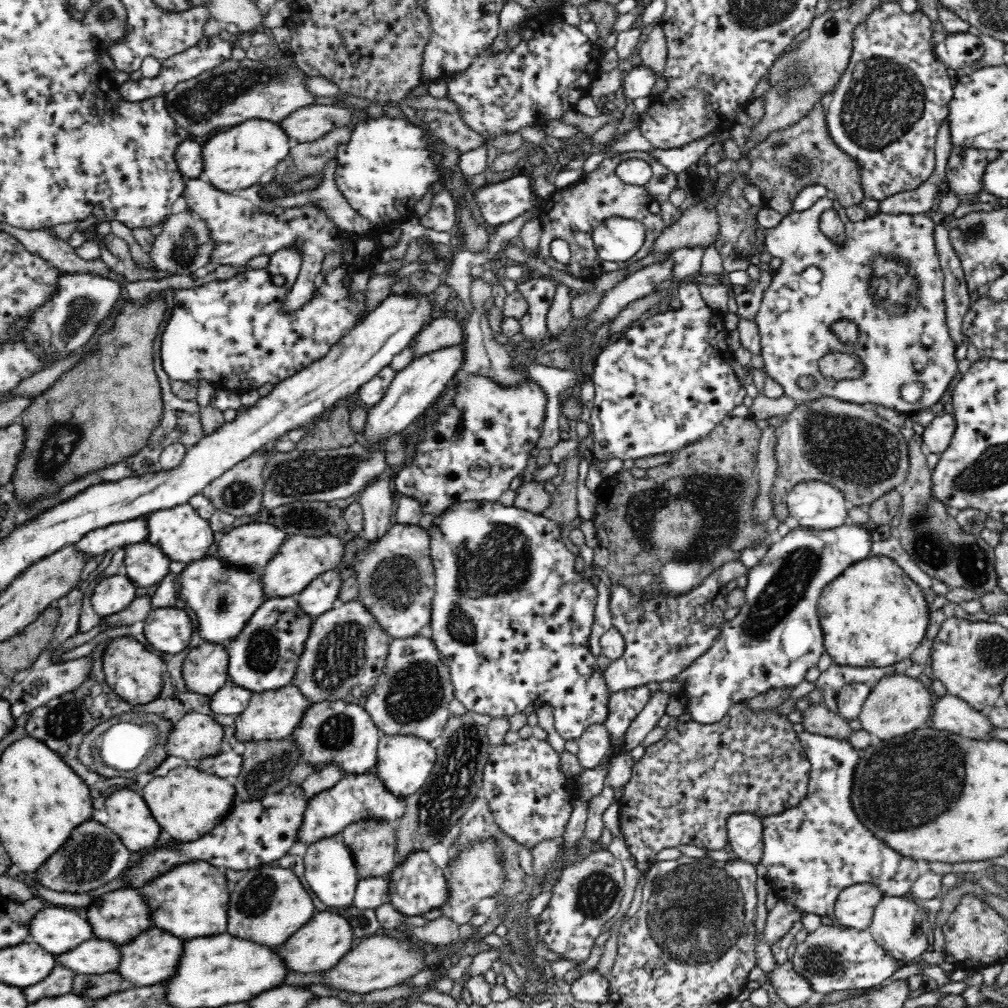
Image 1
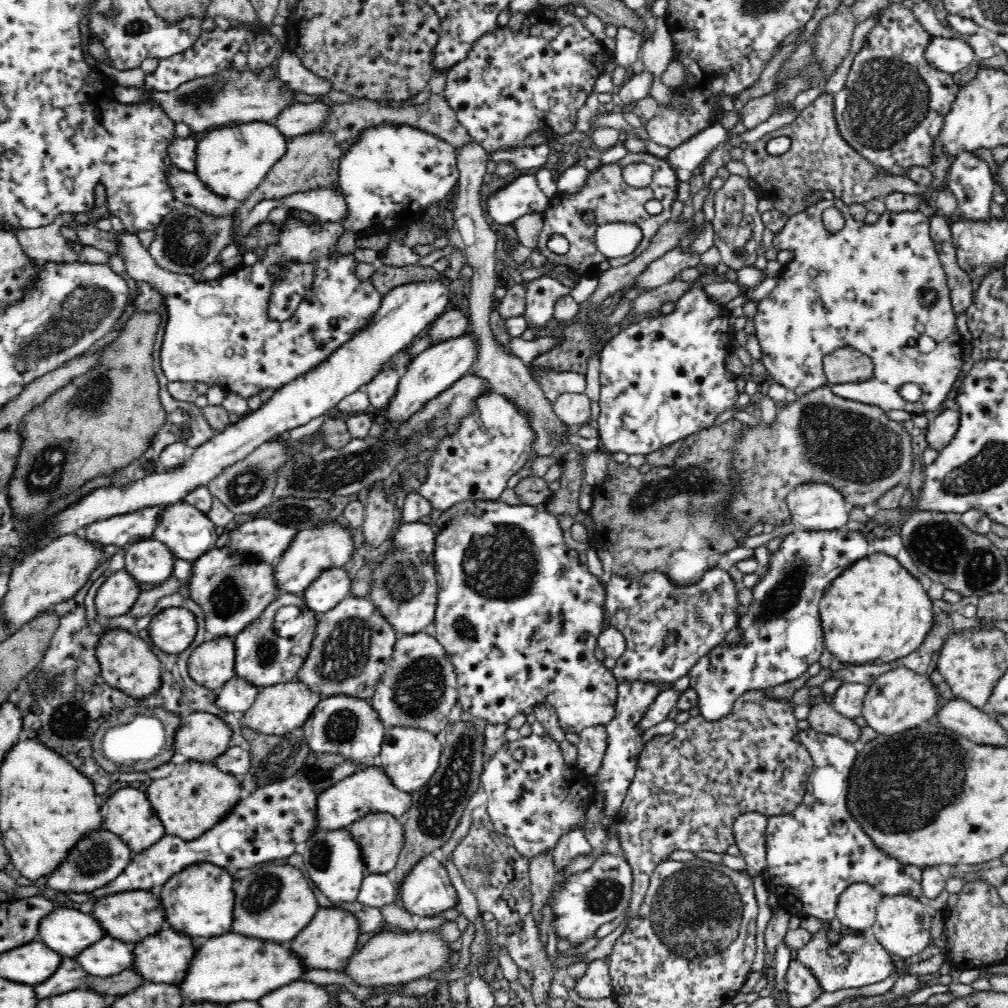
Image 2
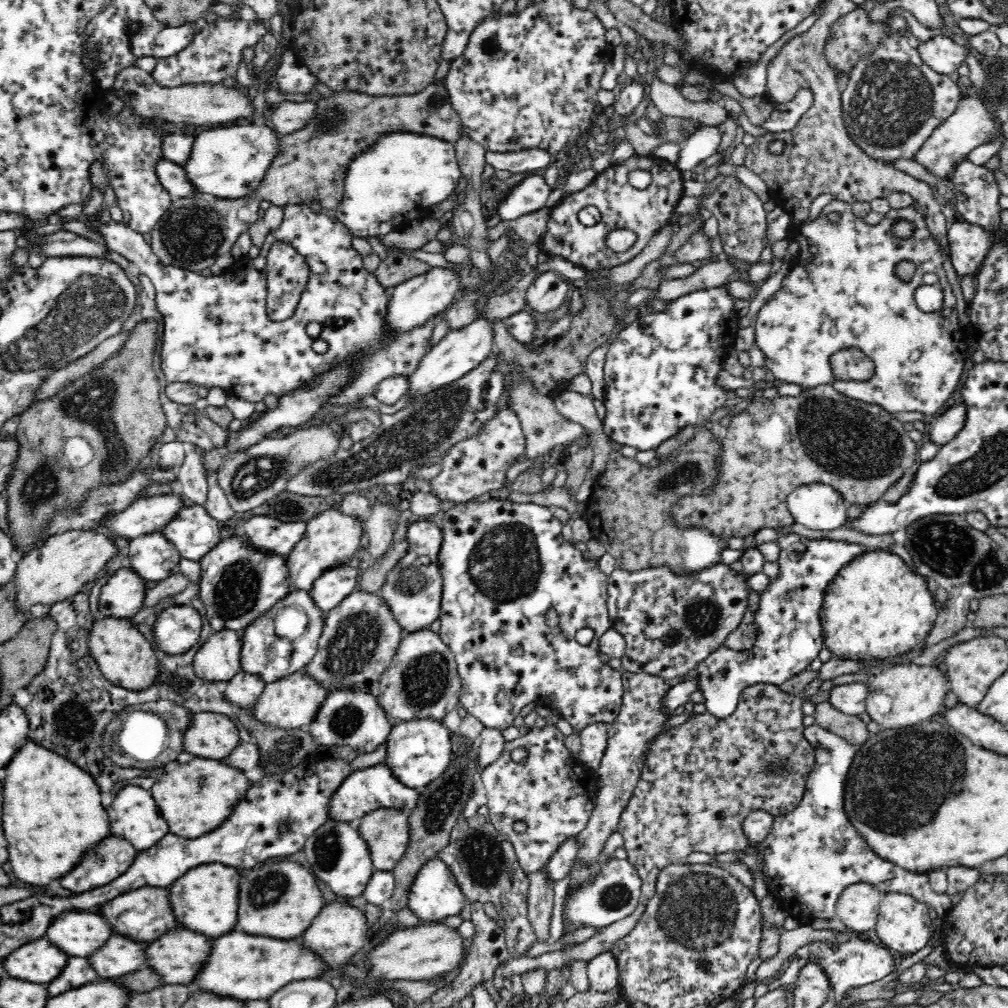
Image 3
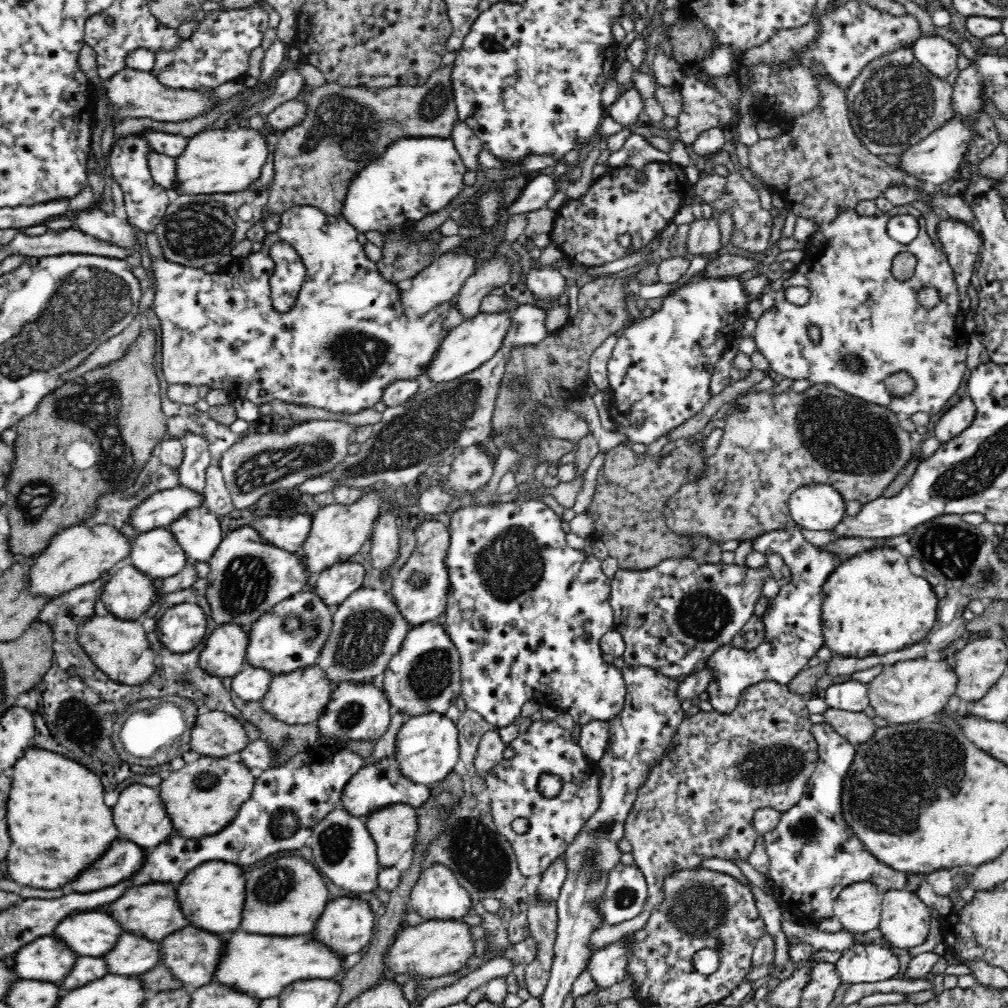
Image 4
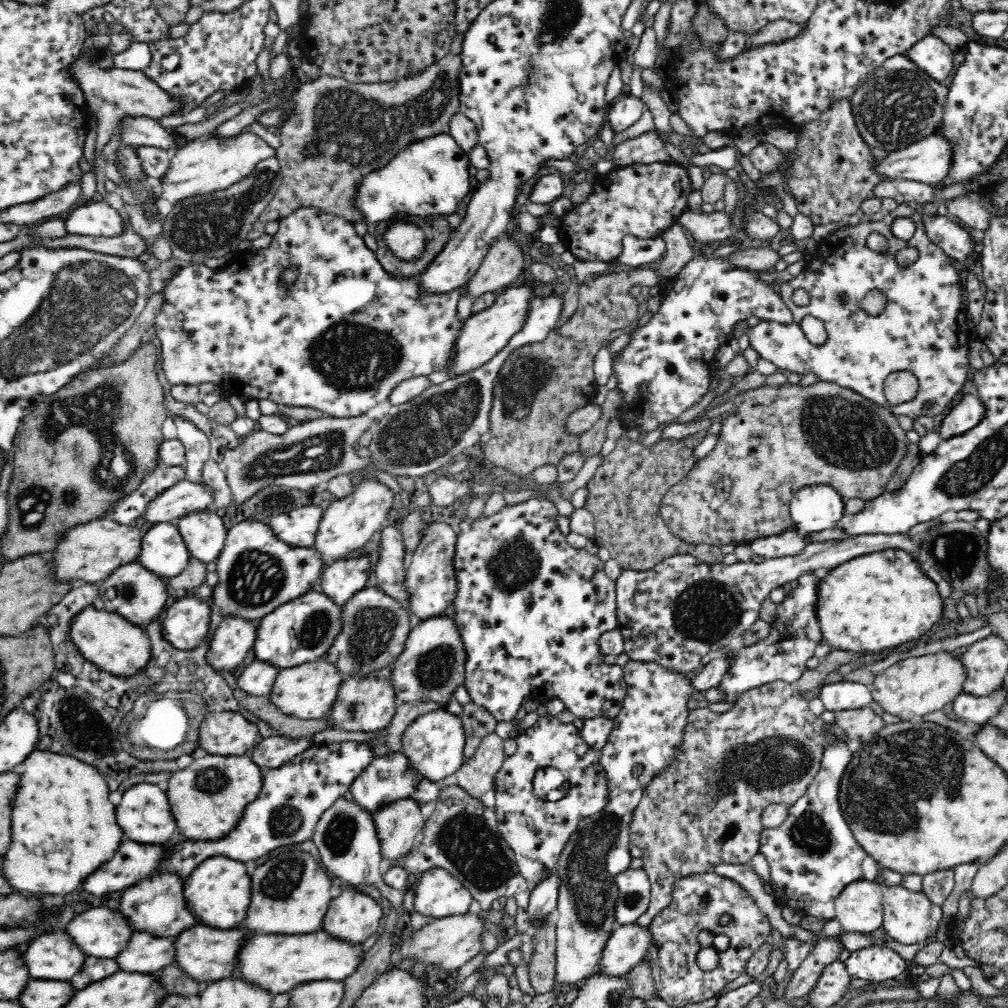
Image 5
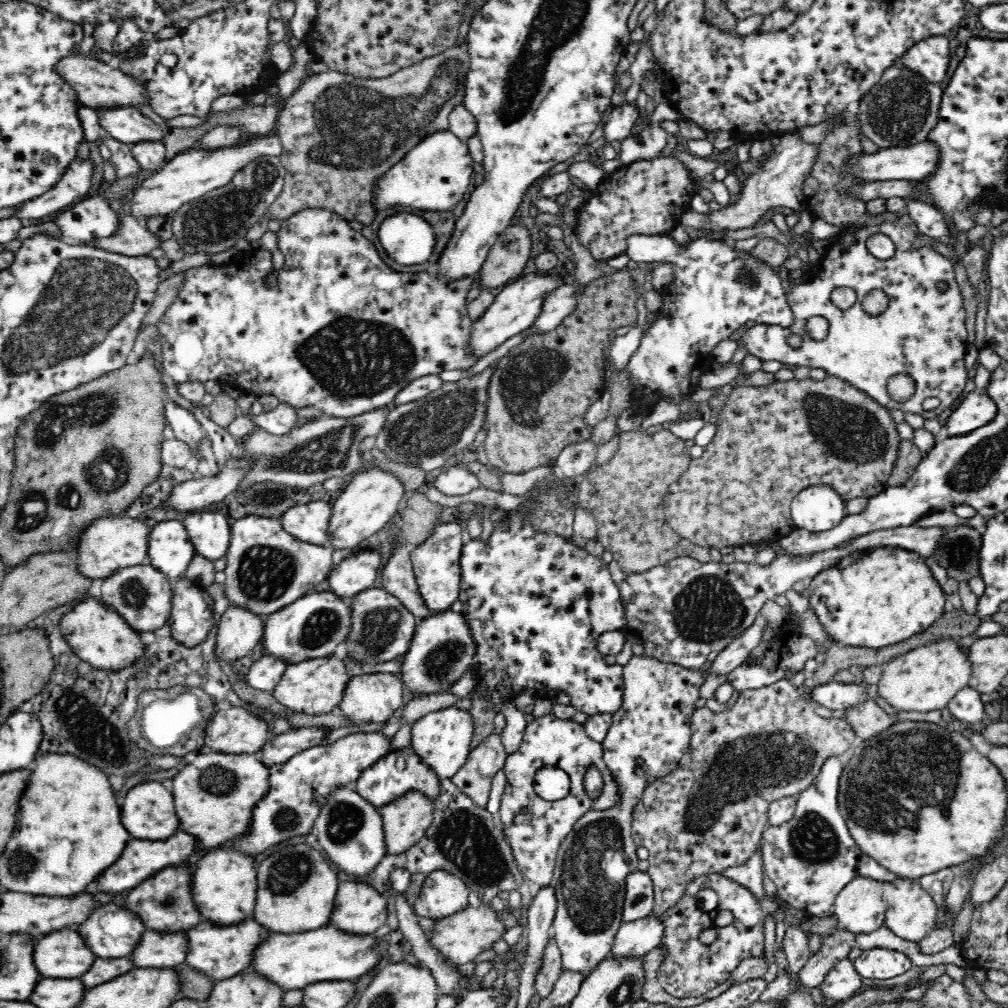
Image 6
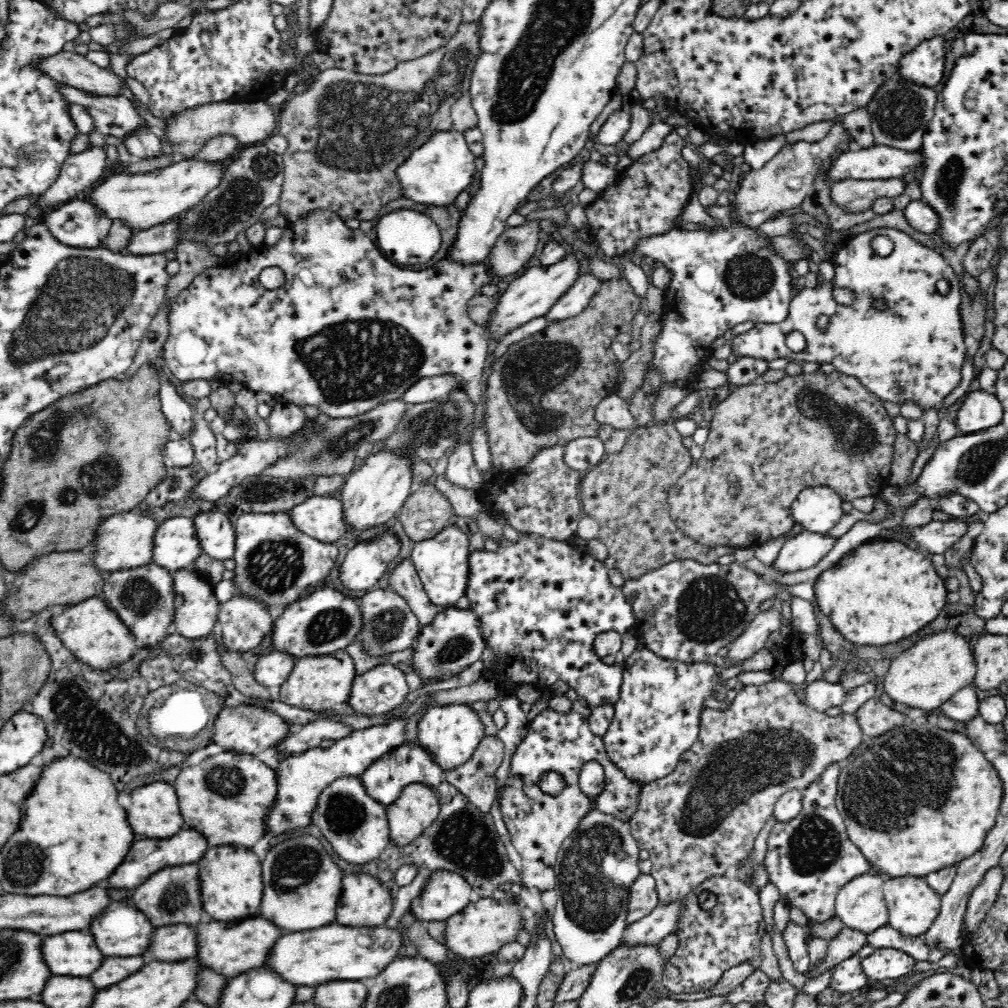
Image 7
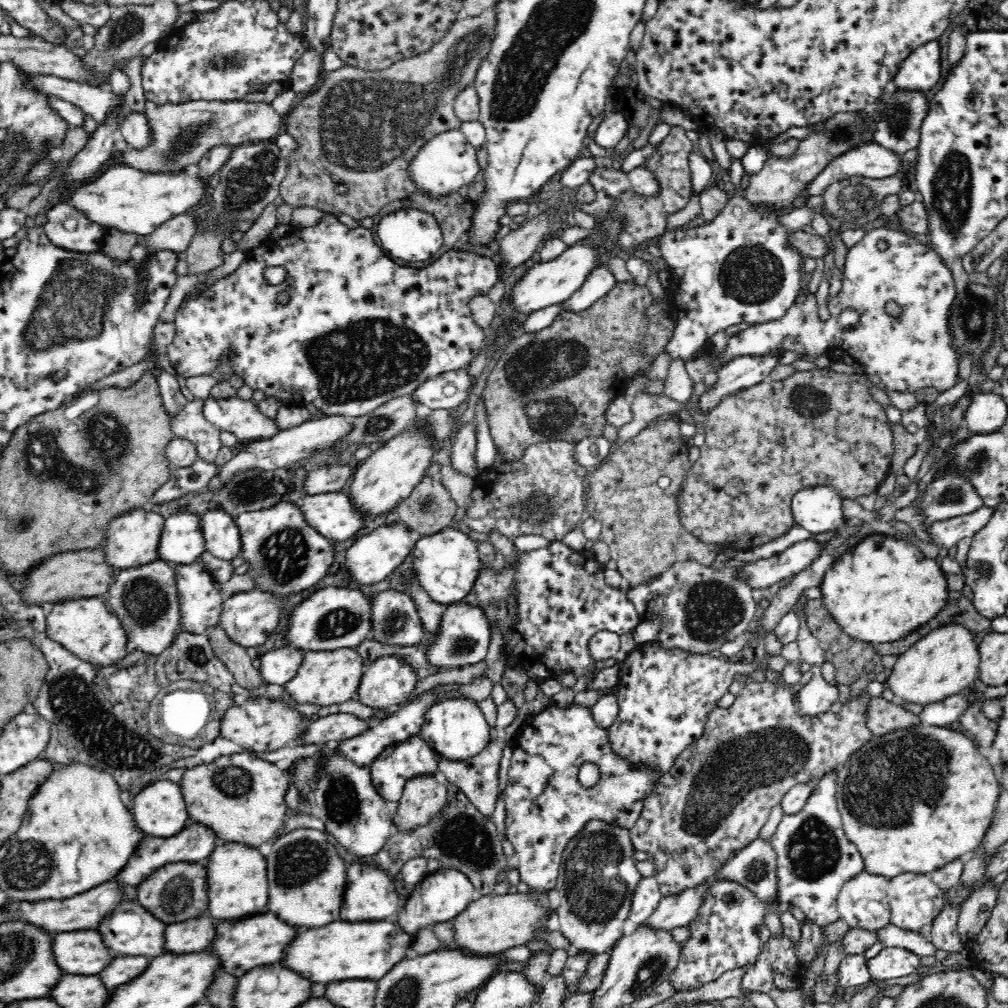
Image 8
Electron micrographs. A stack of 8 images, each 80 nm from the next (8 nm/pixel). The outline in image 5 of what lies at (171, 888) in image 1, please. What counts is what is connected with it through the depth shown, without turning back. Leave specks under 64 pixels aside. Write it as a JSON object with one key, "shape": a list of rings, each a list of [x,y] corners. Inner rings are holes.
{"shape":[[[211,856],[204,860],[190,876],[186,884],[187,903],[200,920],[214,928],[234,928],[246,918],[246,912],[252,902],[251,865],[229,856]],[[250,866],[250,870],[246,868]]]}

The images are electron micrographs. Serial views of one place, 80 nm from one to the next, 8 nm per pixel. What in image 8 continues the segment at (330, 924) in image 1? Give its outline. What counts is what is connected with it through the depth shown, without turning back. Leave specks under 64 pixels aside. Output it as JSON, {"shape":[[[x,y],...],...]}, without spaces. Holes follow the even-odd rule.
{"shape":[[[348,862],[347,864],[346,894],[344,894],[344,912],[340,912],[340,919],[347,921],[373,921],[392,917],[400,906],[400,883],[392,875],[374,864],[360,864]]]}

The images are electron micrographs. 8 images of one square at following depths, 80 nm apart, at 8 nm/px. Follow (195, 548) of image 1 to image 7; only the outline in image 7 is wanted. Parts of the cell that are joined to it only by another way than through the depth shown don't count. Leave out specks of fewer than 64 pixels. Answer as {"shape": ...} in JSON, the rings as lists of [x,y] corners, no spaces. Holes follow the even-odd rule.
{"shape":[[[208,511],[198,513],[193,519],[204,553],[221,561],[234,559],[236,531],[228,515],[224,512]]]}

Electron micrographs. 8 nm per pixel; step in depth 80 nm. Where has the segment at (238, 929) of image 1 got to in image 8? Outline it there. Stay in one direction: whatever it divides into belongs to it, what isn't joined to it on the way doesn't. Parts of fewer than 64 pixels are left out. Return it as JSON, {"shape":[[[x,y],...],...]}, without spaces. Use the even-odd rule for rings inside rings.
{"shape":[[[304,828],[280,835],[266,857],[270,878],[270,911],[284,916],[290,924],[308,928],[326,926],[340,920],[346,894],[347,865],[326,831]]]}

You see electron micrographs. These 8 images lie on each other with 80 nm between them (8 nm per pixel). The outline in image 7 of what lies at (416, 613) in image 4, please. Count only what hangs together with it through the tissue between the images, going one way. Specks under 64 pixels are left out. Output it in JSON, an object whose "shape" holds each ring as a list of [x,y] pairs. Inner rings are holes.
{"shape":[[[450,524],[436,533],[436,536],[412,542],[410,561],[414,565],[426,594],[432,602],[444,608],[454,607],[468,590],[471,579],[471,544],[464,532]]]}

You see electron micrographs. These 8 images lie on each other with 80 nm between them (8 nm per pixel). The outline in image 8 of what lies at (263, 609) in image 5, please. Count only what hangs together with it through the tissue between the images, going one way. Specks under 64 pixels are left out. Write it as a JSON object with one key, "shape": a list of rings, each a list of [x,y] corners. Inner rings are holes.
{"shape":[[[278,501],[268,508],[241,512],[235,521],[242,535],[242,557],[250,566],[246,574],[254,579],[255,587],[298,592],[316,585],[334,562],[334,542],[310,525],[298,502]]]}

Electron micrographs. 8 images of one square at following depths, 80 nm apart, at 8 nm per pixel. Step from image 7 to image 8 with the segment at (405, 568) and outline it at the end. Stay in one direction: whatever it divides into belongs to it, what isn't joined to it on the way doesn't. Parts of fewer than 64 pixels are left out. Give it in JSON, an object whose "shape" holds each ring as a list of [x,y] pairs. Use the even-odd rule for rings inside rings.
{"shape":[[[414,575],[409,580],[407,588],[404,586],[404,591],[408,592],[414,599],[414,603],[418,605],[418,611],[420,611],[420,617],[422,617],[422,623],[424,623],[424,629],[426,629],[422,644],[432,644],[440,634],[442,614],[446,612],[449,604],[442,604],[432,600],[430,595],[415,580]]]}

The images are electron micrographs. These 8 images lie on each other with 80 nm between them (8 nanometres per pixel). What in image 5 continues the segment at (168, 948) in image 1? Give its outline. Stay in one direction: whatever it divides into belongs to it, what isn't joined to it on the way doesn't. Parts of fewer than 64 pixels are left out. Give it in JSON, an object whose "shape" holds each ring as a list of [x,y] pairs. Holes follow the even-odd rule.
{"shape":[[[199,923],[194,928],[182,931],[177,937],[178,958],[176,958],[176,965],[182,967],[184,973],[188,973],[193,979],[200,982],[212,982],[234,977],[238,960],[240,960],[240,952],[244,950],[244,946],[250,938],[252,938],[252,930],[246,926],[220,930],[220,928],[212,928],[212,926]]]}

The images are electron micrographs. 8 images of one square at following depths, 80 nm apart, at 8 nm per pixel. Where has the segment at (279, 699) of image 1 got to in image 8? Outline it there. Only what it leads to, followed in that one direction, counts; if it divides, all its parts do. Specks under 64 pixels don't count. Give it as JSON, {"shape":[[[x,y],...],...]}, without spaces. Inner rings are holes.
{"shape":[[[355,647],[320,649],[319,651],[307,650],[299,674],[296,674],[296,677],[285,687],[296,703],[342,704],[342,702],[355,699],[358,696],[365,672],[365,658],[356,651]]]}

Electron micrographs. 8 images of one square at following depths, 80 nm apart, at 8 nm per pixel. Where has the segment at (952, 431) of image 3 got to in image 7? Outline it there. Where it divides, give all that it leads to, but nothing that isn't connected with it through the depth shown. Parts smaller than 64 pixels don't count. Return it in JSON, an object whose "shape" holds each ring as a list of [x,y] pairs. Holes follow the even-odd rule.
{"shape":[[[969,391],[962,406],[953,415],[960,431],[971,434],[998,426],[1004,418],[1004,405],[995,394]]]}

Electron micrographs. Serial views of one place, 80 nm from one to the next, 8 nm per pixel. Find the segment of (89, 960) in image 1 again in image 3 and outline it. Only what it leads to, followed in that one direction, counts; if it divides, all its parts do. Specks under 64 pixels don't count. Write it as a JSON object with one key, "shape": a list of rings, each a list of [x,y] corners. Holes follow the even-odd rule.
{"shape":[[[115,934],[102,950],[86,958],[100,978],[114,979],[148,967],[148,946],[149,942],[136,942],[128,936]]]}

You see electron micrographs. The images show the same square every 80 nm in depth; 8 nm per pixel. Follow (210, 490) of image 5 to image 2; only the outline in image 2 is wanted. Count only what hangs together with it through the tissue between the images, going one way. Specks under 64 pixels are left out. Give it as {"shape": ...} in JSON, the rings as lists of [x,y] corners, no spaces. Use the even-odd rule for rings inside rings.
{"shape":[[[154,505],[140,507],[133,511],[116,514],[110,518],[94,521],[82,532],[92,541],[100,541],[104,545],[125,547],[128,543],[152,537],[162,512],[169,506]]]}

